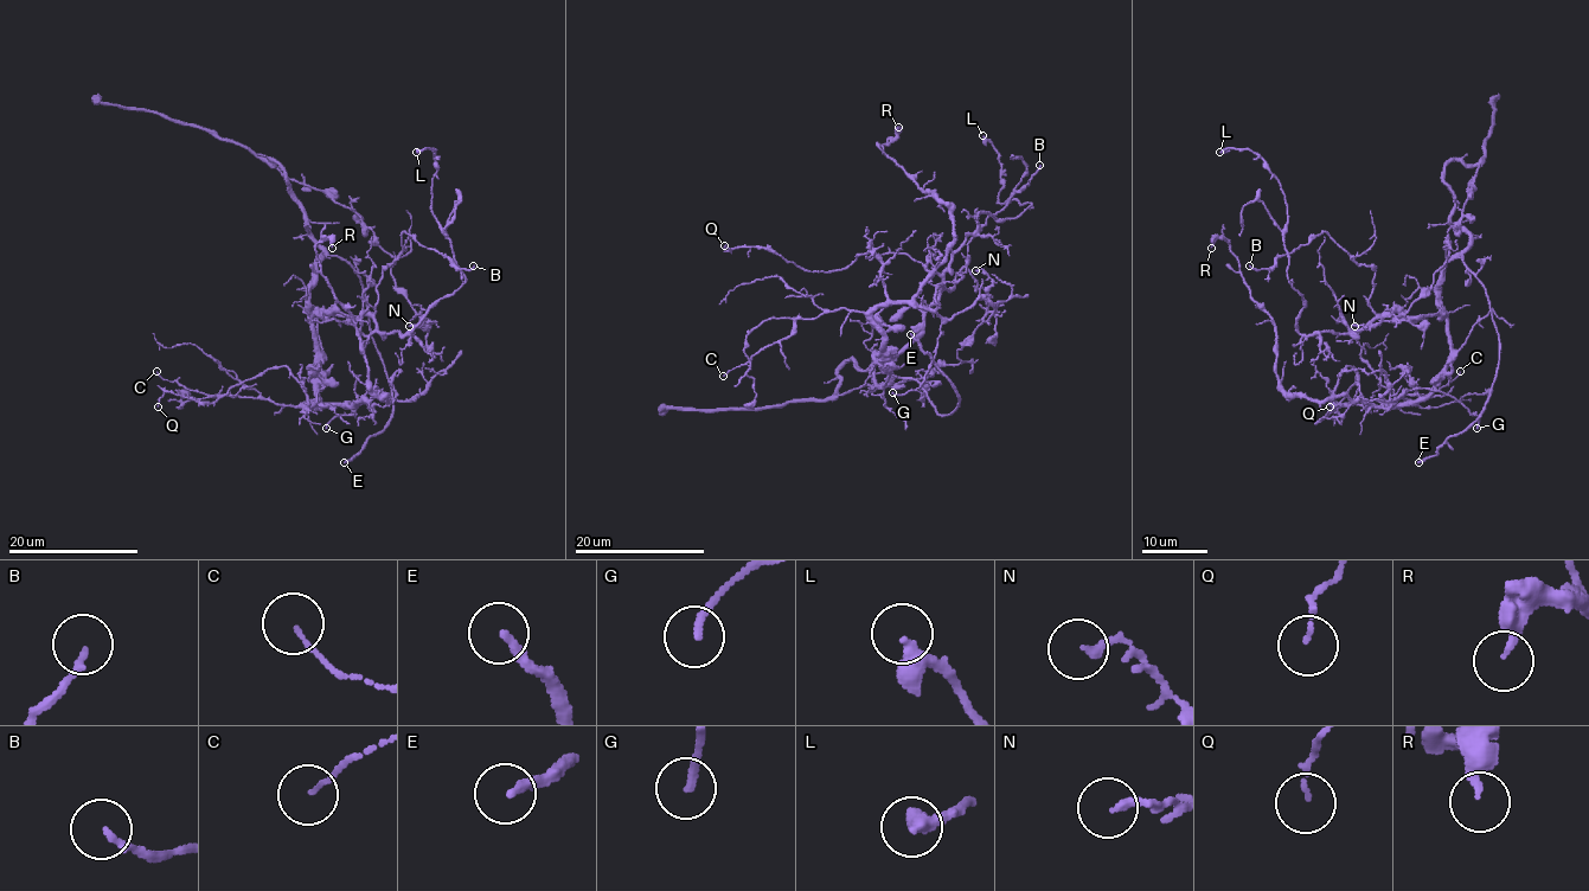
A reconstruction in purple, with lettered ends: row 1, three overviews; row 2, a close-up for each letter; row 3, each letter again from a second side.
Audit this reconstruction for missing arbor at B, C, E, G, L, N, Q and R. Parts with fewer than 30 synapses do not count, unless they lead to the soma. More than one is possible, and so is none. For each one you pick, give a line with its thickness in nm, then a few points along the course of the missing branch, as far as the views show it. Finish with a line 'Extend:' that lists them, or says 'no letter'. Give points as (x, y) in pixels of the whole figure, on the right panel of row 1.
E: 200 nm thick
Extend: E

